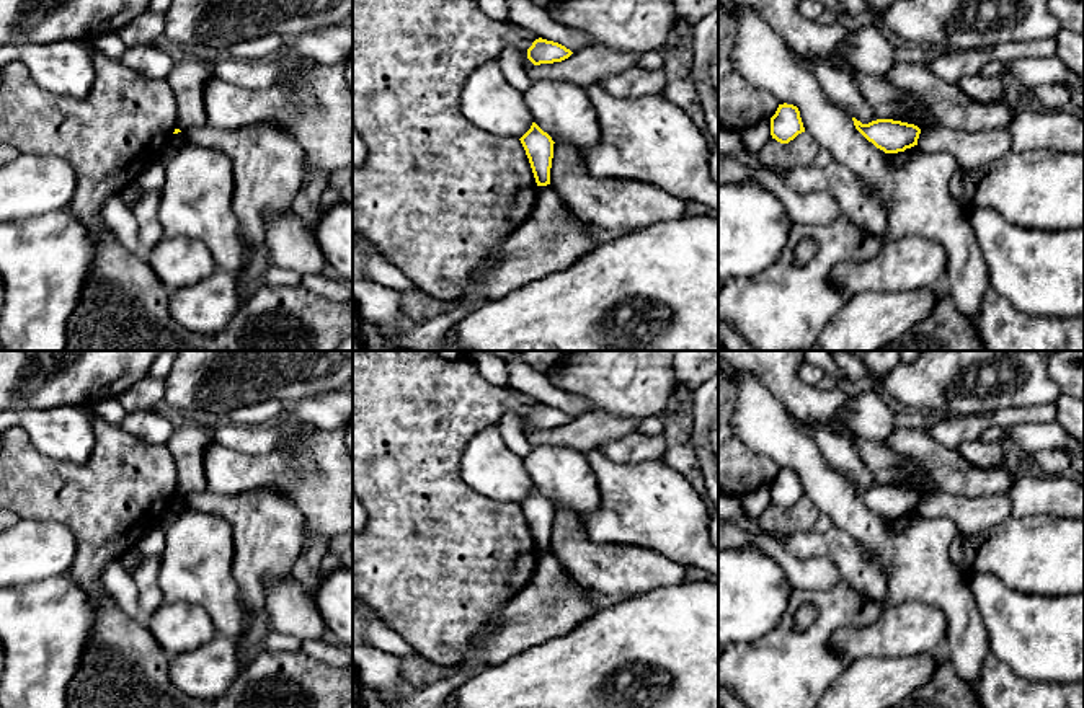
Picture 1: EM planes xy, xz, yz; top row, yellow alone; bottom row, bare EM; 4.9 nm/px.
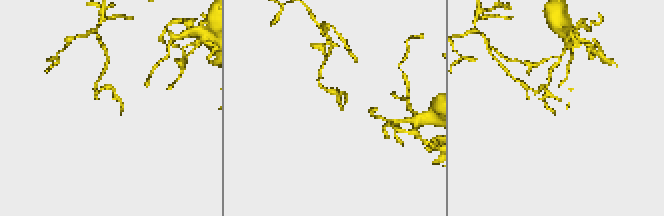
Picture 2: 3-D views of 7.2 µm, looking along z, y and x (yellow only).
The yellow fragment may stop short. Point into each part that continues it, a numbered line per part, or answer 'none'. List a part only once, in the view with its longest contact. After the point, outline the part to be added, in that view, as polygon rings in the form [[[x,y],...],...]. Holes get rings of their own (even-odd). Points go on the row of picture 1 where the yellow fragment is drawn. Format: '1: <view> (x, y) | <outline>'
none

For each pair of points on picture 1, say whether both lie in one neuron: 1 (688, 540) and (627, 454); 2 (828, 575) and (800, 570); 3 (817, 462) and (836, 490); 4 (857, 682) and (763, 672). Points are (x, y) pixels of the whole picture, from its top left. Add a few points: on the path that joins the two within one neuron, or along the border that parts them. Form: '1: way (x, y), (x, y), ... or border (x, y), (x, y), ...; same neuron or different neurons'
1: border (598, 447), (617, 462), (660, 460); different neurons
2: way (821, 575), (807, 573); same neuron
3: way (817, 469), (830, 483); same neuron
4: border (852, 661), (825, 690); different neurons

